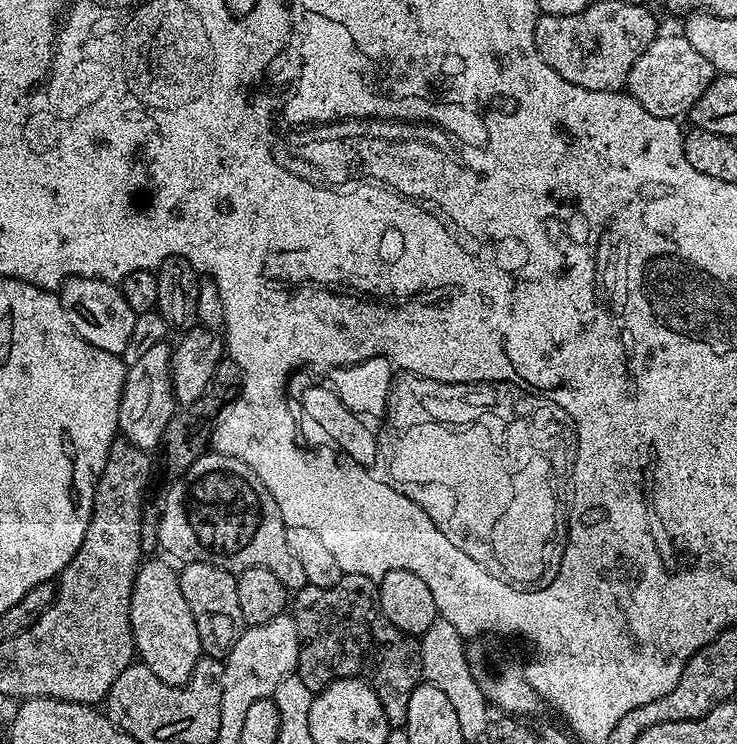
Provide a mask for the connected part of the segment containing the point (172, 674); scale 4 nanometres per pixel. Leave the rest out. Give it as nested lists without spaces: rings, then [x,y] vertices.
[[[145,559],[136,571],[132,597],[130,598],[130,622],[132,642],[139,663],[148,667],[162,682],[167,684],[187,684],[194,666],[202,655],[198,626],[186,598],[182,598],[182,586],[177,569],[167,559]]]

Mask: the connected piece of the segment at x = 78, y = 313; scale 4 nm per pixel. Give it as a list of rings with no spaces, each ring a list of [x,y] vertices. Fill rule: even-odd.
[[[70,276],[60,285],[58,295],[62,310],[66,310],[66,318],[70,318],[70,326],[74,326],[74,330],[78,330],[78,334],[86,338],[90,346],[98,346],[100,350],[115,356],[123,354],[138,314],[130,310],[130,302],[126,302],[113,281],[100,280],[96,276]]]

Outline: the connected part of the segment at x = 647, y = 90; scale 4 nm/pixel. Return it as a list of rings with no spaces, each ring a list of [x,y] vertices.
[[[657,35],[656,39],[646,46],[646,50],[634,62],[628,75],[627,95],[634,97],[643,108],[655,116],[680,118],[680,115],[691,113],[692,107],[702,98],[709,84],[714,79],[714,69],[684,35]]]

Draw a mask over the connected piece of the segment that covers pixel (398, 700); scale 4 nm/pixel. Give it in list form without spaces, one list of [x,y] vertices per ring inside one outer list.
[[[341,575],[334,586],[319,588],[305,584],[295,593],[290,604],[290,615],[296,624],[300,649],[298,650],[298,675],[313,690],[325,688],[337,678],[355,676],[365,680],[378,694],[382,710],[392,728],[404,728],[408,723],[410,693],[422,683],[420,646],[411,635],[396,629],[384,617],[377,600],[377,581],[371,576]]]

